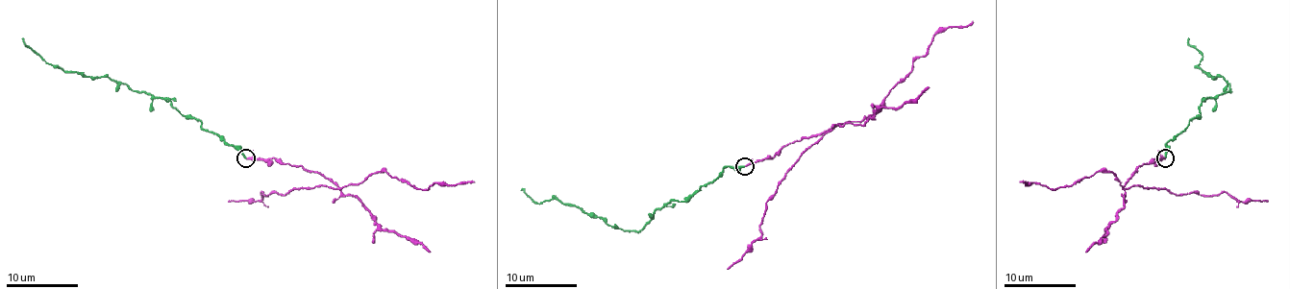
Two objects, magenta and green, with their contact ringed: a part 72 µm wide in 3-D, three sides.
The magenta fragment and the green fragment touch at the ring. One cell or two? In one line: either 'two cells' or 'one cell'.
two cells

